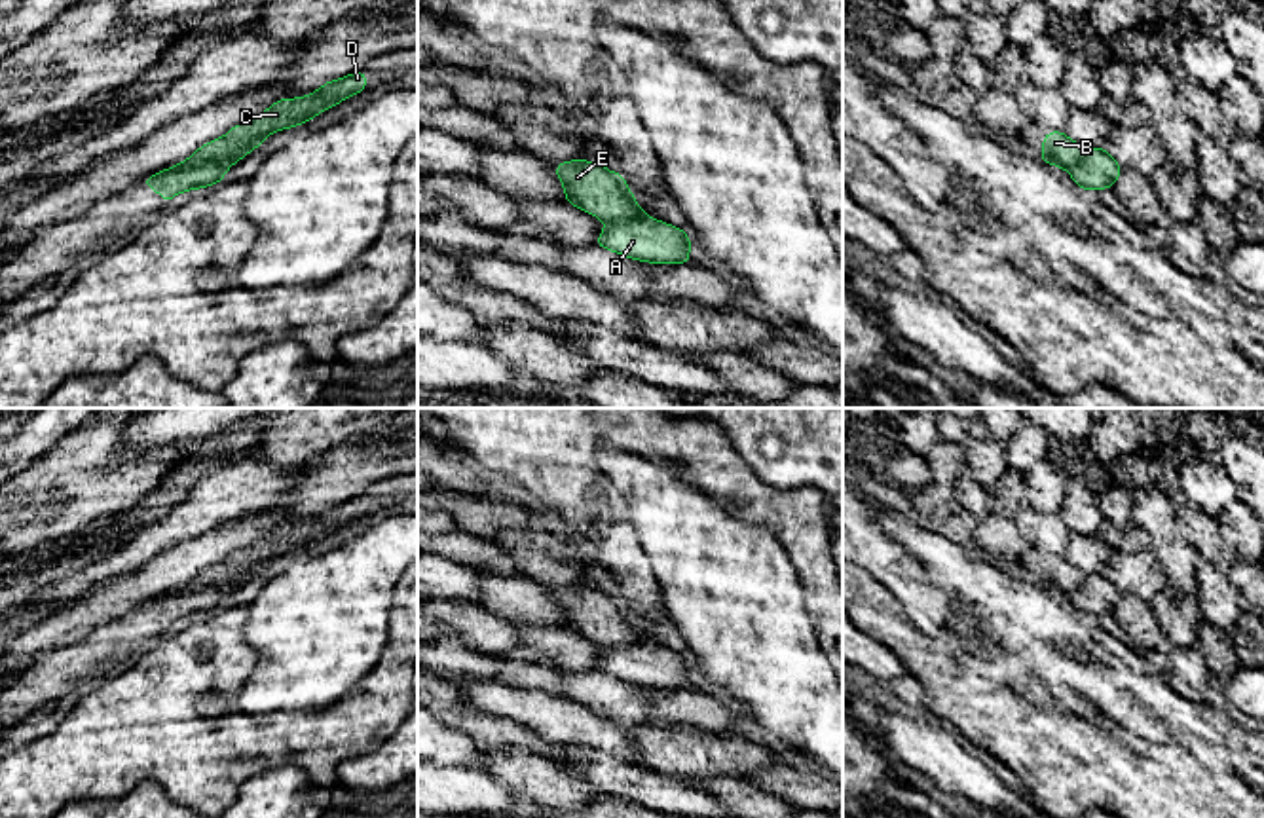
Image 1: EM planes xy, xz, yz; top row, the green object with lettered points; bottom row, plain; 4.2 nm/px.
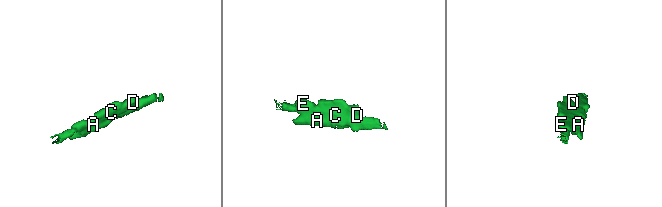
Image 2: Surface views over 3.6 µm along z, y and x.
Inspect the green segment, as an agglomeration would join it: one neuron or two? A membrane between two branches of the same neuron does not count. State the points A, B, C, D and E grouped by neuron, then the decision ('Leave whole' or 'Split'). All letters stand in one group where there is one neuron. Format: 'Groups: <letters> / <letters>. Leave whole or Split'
Groups: A / B C D E. Split

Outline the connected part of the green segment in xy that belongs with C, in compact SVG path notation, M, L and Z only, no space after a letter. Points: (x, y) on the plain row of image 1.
M357 495L334 507L325 507L315 518L306 522L277 524L260 541L237 548L224 562L203 569L186 586L180 586L173 592L220 583L251 566L266 564L275 556L311 547L317 539L340 530L342 526L357 518L366 518L364 495Z

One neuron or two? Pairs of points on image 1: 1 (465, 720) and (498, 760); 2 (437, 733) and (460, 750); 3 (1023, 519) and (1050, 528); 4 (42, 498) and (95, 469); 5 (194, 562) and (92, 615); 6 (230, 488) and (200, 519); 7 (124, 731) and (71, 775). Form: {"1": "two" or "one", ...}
{"1": "two", "2": "one", "3": "one", "4": "one", "5": "one", "6": "one", "7": "one"}

